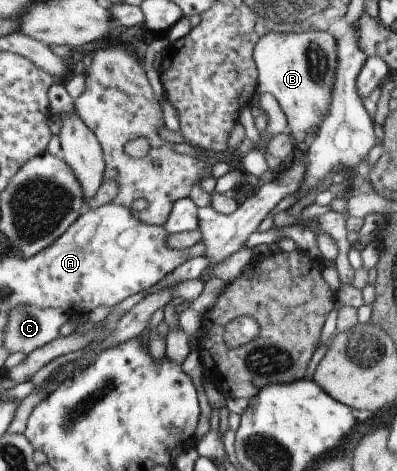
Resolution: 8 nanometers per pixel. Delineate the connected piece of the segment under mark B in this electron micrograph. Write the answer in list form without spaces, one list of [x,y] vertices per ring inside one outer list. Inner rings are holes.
[[[306,30],[306,32],[288,32],[288,34],[286,34],[286,32],[284,32],[284,34],[282,34],[282,32],[270,32],[270,34],[266,34],[266,36],[264,36],[264,38],[258,42],[258,46],[256,46],[255,60],[259,71],[259,93],[270,93],[276,98],[282,112],[284,112],[284,116],[286,116],[287,126],[290,128],[290,136],[294,138],[294,142],[298,148],[304,148],[304,140],[306,140],[308,132],[317,129],[316,134],[319,133],[324,119],[330,112],[334,98],[334,86],[336,86],[336,70],[338,70],[340,66],[337,46],[337,40],[335,40],[334,36],[332,36],[332,34],[326,30]]]

